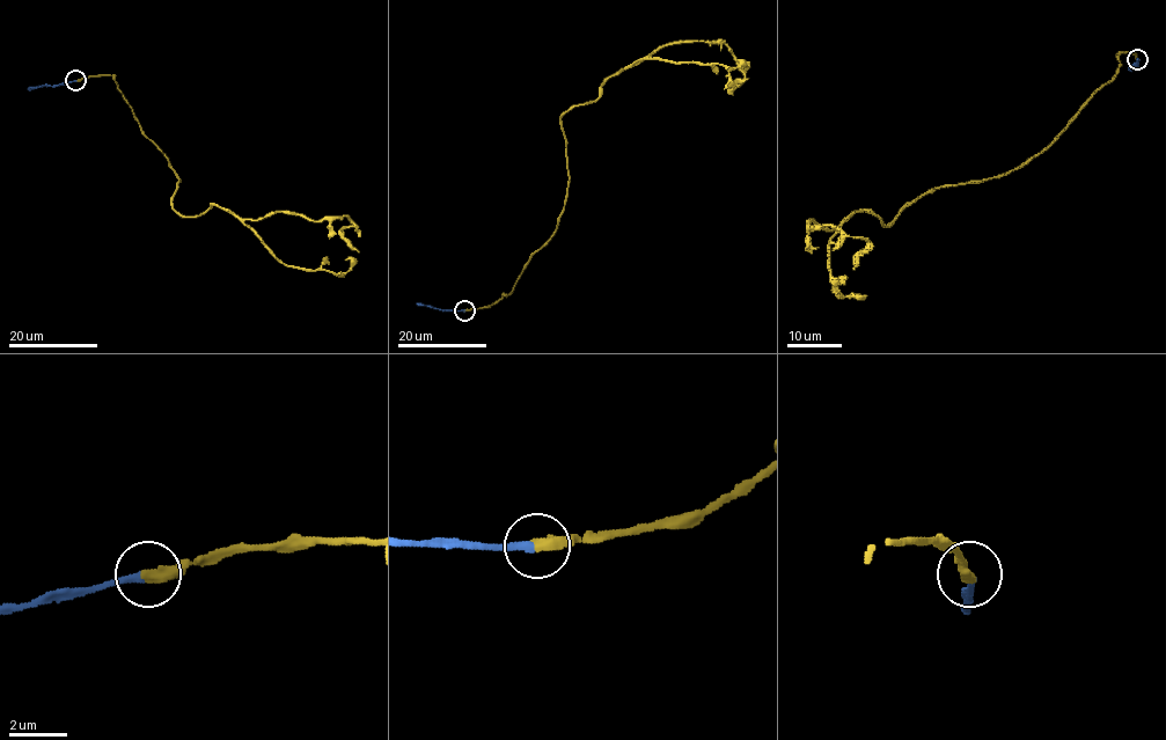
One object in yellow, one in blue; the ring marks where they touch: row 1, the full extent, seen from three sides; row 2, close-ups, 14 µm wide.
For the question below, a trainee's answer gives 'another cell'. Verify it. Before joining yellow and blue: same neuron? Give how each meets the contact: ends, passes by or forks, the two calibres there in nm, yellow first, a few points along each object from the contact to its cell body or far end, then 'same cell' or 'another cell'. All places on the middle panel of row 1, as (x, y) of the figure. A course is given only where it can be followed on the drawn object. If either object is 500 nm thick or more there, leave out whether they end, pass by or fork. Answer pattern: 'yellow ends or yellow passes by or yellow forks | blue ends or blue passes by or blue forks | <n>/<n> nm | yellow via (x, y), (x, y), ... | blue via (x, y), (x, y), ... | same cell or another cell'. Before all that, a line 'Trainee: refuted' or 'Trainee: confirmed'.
Trainee: refuted
yellow ends | blue ends | 440/280 nm | yellow via (464, 310), (507, 295), (555, 231), (567, 111), (680, 43), (723, 43), (743, 77), (731, 90), (748, 79) | blue via (464, 310), (439, 309), (417, 302) | same cell

